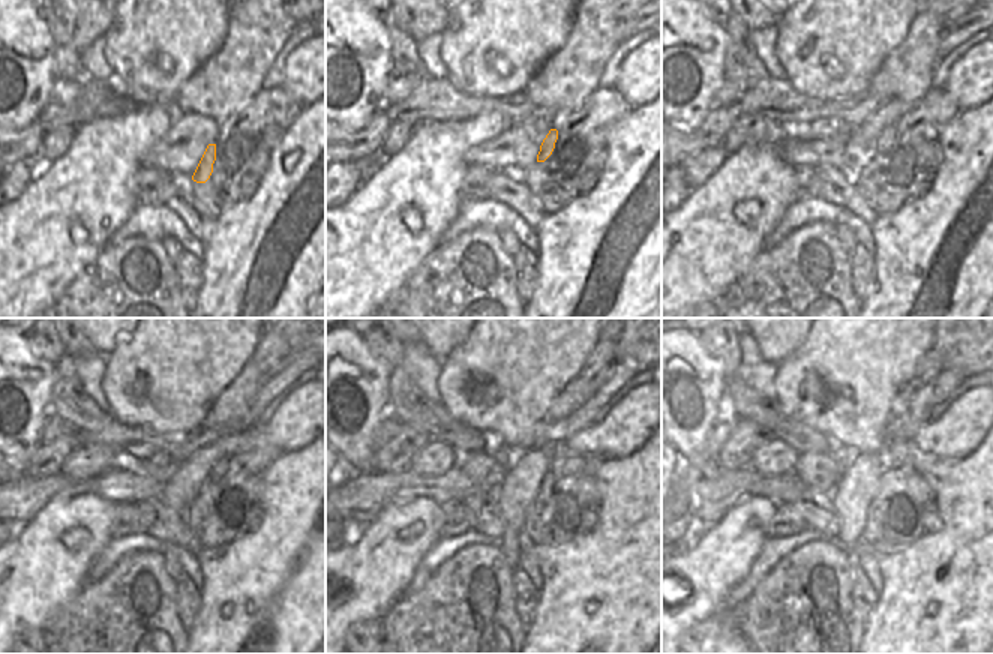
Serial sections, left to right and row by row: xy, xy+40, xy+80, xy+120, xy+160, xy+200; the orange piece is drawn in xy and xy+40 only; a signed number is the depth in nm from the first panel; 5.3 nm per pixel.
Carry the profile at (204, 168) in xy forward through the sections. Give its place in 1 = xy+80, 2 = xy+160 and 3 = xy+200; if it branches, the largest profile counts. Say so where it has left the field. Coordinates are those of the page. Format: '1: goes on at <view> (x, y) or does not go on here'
1: goes on at xy+80 (887, 137)
2: goes on at xy+160 (558, 452)
3: goes on at xy+200 (897, 452)

